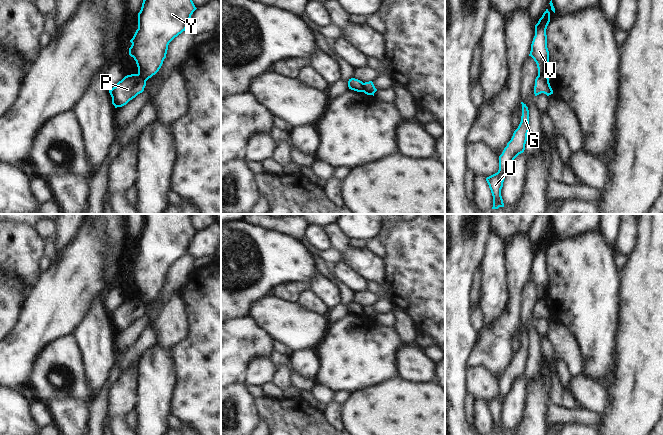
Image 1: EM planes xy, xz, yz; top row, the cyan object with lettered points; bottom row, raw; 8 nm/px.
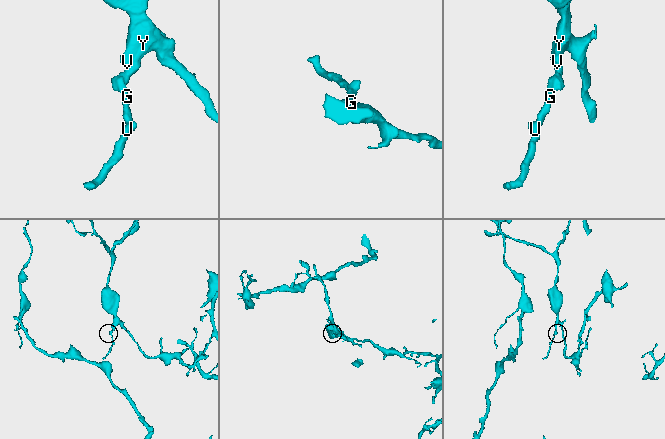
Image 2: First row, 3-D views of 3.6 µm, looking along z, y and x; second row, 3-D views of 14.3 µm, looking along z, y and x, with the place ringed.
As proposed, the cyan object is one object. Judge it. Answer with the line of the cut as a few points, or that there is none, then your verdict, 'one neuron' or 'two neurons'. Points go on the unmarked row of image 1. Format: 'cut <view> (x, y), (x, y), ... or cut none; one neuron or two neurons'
cut xz (364, 307), (362, 315); two neurons

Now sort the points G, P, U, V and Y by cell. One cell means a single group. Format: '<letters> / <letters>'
G P U / V Y

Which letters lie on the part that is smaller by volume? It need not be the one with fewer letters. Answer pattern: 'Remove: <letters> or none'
Remove: G, P, U

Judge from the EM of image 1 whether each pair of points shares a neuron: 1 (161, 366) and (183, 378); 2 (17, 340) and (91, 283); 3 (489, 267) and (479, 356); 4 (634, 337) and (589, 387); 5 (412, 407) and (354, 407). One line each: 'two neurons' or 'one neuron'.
1: two neurons
2: one neuron
3: two neurons
4: two neurons
5: one neuron

